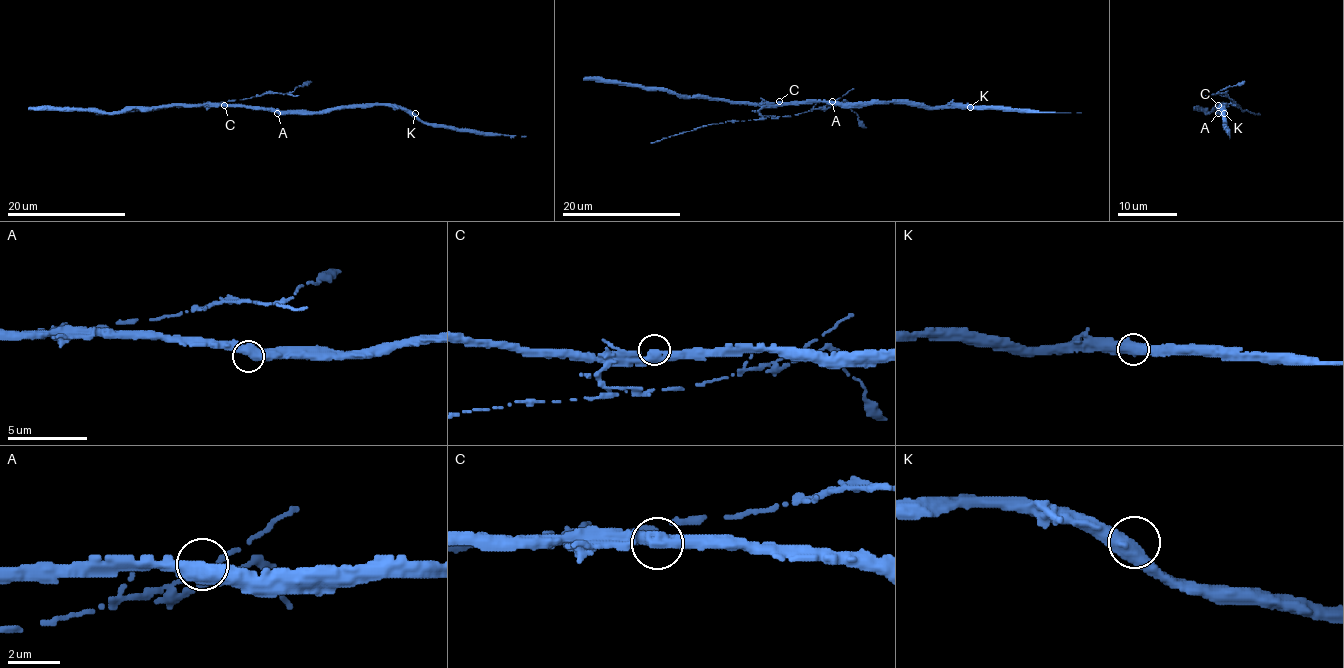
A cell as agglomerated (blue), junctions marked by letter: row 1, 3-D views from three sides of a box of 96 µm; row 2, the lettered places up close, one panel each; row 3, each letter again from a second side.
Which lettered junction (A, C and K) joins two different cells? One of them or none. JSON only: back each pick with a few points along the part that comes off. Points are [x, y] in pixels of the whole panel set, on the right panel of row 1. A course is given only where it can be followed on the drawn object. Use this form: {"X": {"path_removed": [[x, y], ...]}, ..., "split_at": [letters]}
{"C": {"path_removed": [[1218, 106], [1233, 104], [1224, 92], [1218, 92], [1219, 89], [1240, 85], [1245, 81]]}, "split_at": ["C"]}

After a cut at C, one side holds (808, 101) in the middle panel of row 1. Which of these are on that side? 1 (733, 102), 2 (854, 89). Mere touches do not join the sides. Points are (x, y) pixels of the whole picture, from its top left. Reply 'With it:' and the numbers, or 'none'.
With it: 1

